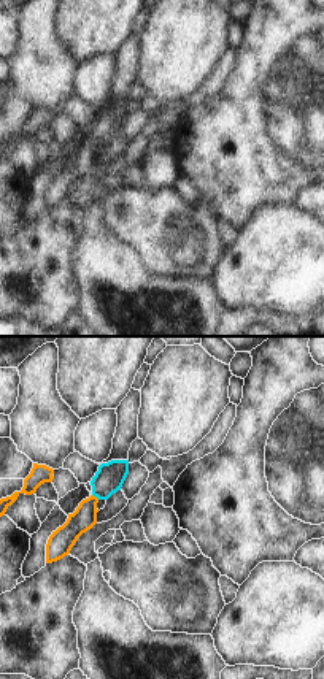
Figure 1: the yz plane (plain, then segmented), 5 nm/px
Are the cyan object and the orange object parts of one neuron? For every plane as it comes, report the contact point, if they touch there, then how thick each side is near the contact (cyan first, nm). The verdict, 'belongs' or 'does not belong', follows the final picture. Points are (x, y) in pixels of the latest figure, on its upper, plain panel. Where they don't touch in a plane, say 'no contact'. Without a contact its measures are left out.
meets cyan at (96, 140); 150 nm thick on the cyan side, 120 nm on the other

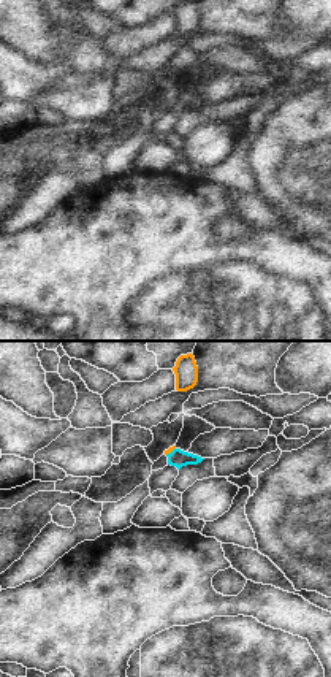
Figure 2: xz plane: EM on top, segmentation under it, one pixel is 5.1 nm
meets cyan at (171, 97); 90 nm thick on the cyan side, 20 nm on the other

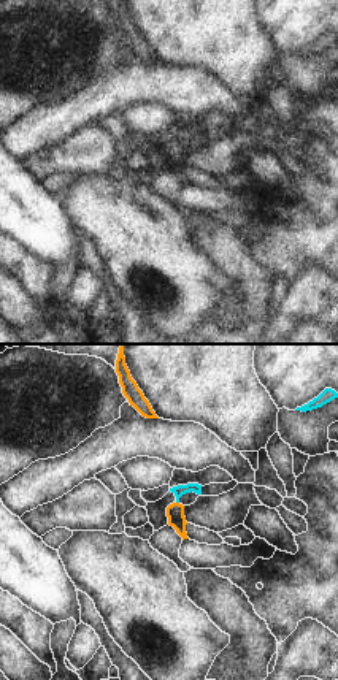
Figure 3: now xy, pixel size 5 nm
no contact

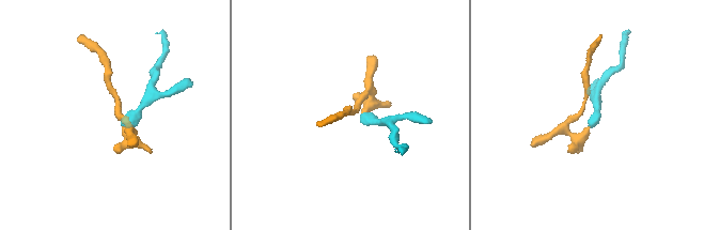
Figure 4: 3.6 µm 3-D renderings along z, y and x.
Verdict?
belongs

